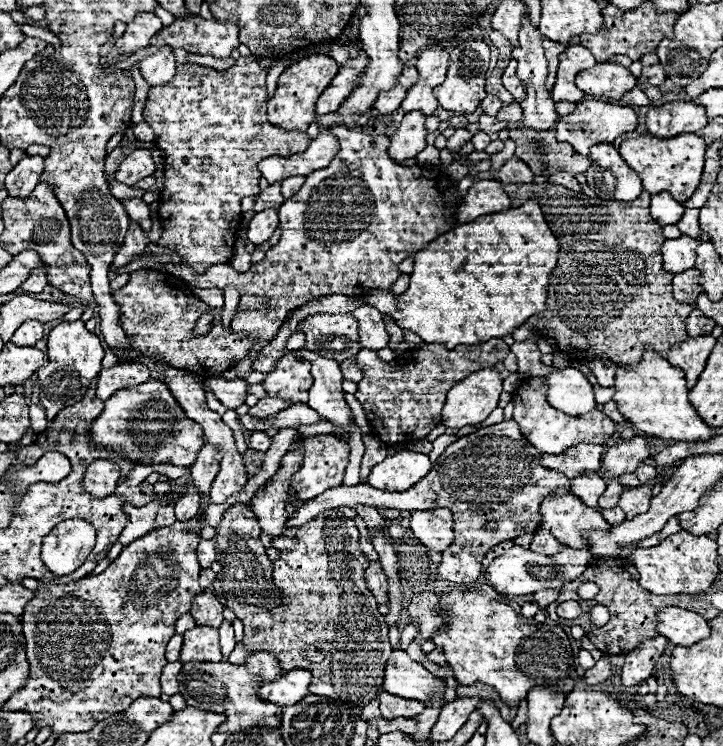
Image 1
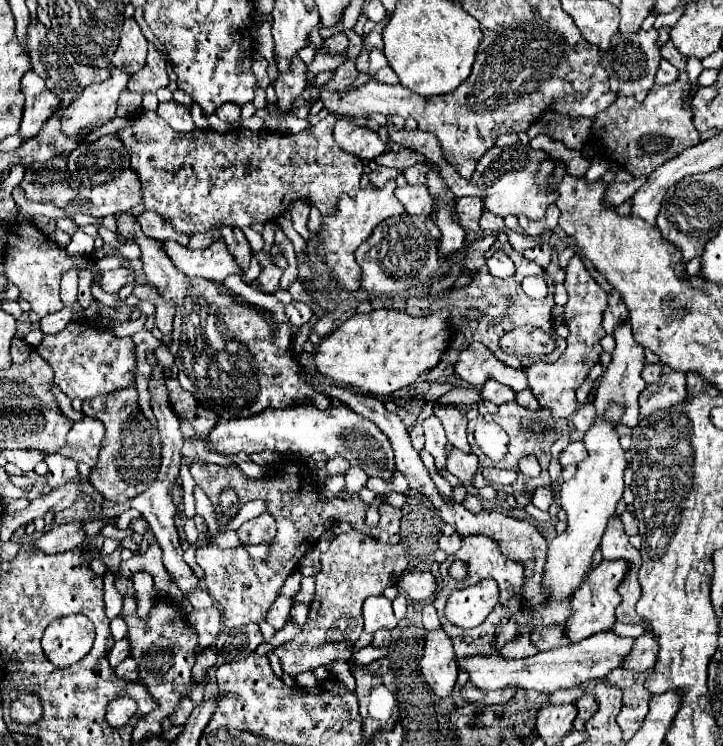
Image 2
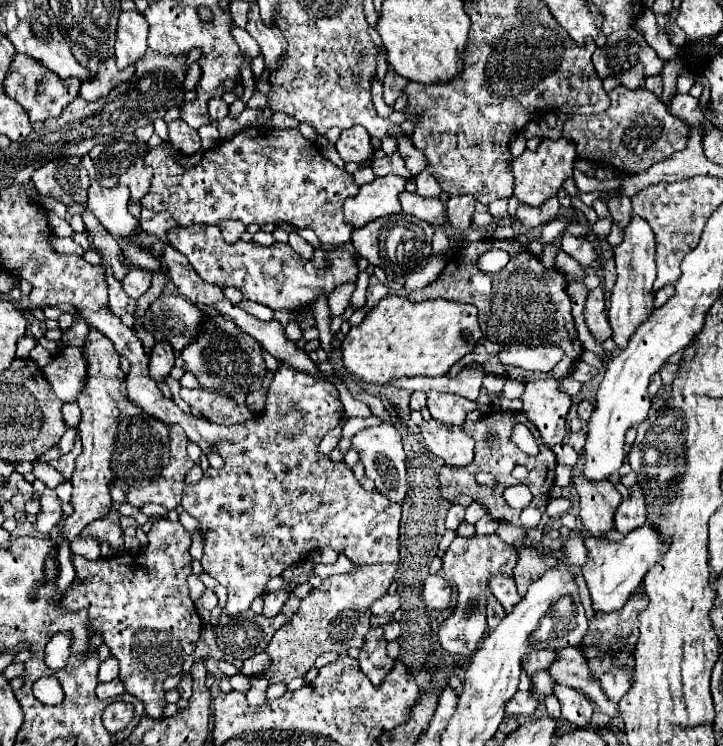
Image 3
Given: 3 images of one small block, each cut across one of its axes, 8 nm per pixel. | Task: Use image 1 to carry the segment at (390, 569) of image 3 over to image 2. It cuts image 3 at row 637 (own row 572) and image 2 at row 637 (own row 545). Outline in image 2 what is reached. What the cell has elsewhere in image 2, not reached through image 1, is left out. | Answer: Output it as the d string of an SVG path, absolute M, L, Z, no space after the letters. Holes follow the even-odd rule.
M358 530L338 534L328 552L322 554L322 570L316 574L316 596L310 604L310 616L304 630L294 640L284 642L274 650L284 672L300 674L332 664L334 660L352 658L354 642L364 630L362 602L368 596L380 596L386 586L392 586L392 576L402 574L406 568L408 556L402 544L384 544Z

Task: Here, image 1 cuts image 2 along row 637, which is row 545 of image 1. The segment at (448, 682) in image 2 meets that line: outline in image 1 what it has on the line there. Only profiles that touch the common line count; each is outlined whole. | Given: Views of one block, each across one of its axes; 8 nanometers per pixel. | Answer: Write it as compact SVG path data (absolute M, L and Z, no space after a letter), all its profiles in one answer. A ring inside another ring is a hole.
M448 508L414 510L410 518L410 530L426 548L444 552L454 540L452 522L452 512Z

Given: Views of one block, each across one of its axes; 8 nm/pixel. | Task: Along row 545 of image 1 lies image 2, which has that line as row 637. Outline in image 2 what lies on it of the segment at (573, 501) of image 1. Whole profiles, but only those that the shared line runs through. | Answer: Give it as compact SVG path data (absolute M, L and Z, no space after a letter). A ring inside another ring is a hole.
M602 560L598 564L596 570L590 572L590 576L584 580L584 584L580 586L580 590L570 598L570 618L566 622L566 638L570 642L578 642L578 640L584 640L592 634L598 634L598 632L606 632L614 626L616 622L616 616L614 616L614 610L616 606L620 604L620 596L616 592L616 584L620 584L620 580L624 580L624 572L628 570L628 566L620 560Z

